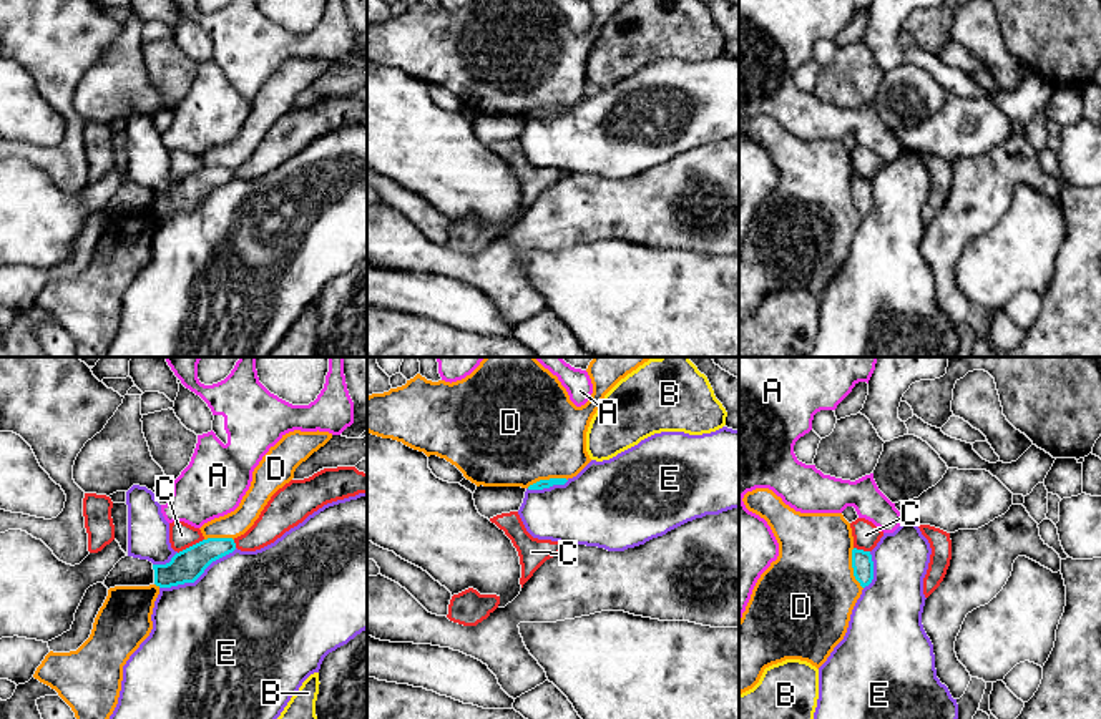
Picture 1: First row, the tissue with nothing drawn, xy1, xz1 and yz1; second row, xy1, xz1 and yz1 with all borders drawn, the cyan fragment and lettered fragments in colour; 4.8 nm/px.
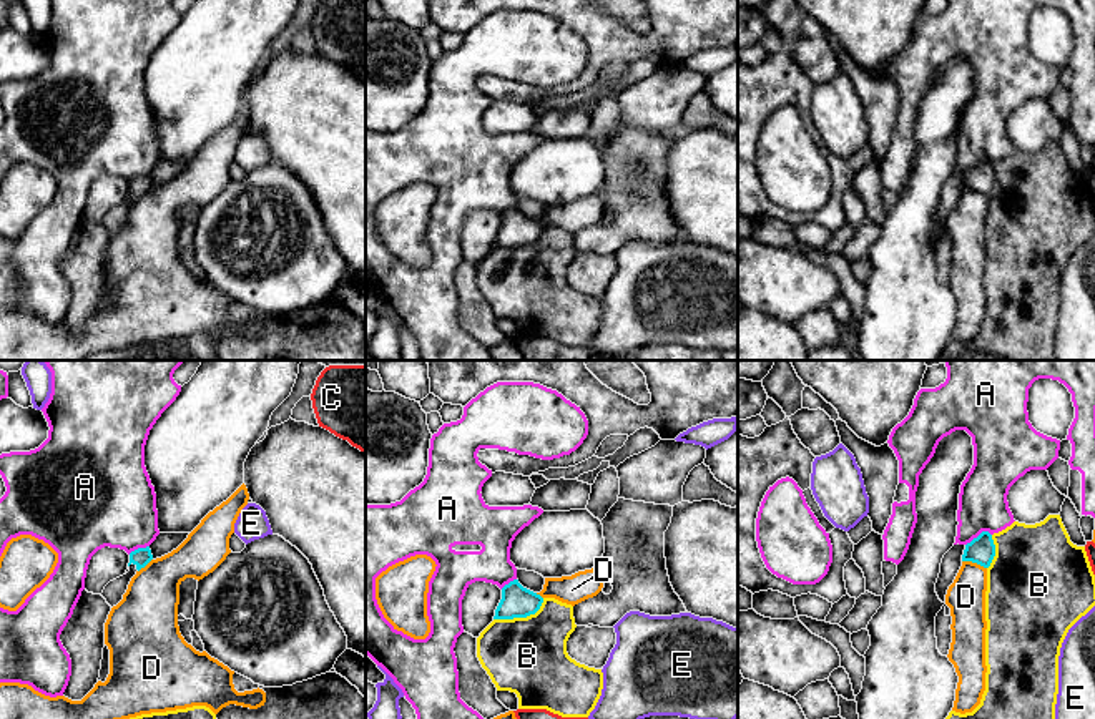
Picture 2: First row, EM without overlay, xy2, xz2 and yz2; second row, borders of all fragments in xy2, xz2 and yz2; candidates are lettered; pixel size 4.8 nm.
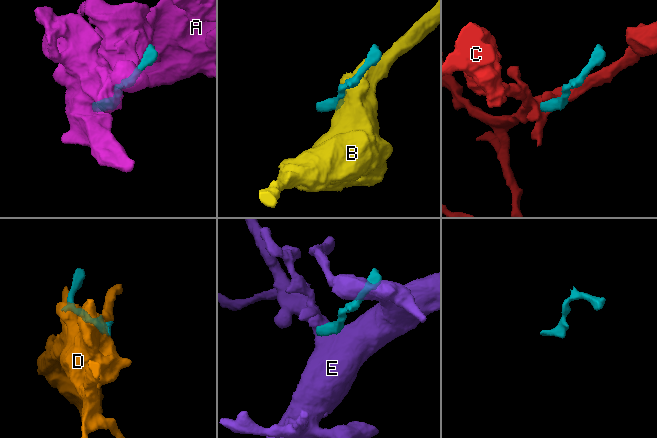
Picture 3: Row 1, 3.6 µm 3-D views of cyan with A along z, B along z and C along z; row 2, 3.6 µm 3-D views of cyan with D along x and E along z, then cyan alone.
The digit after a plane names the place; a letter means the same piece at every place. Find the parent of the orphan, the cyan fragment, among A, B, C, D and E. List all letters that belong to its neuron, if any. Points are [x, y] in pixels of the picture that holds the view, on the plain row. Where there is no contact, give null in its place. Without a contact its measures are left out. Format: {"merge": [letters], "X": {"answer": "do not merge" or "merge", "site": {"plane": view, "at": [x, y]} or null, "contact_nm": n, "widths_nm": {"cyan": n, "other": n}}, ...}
{"merge": [], "A": {"answer": "do not merge", "site": {"plane": "yz2", "at": [979, 163]}, "contact_nm": 140, "widths_nm": {"cyan": 140, "other": 240}}, "B": {"answer": "do not merge", "site": {"plane": "xz2", "at": [520, 244]}, "contact_nm": 260, "widths_nm": {"cyan": 160, "other": 380}}, "C": {"answer": "do not merge", "site": {"plane": "xy1", "at": [190, 175]}, "contact_nm": 150, "widths_nm": {"cyan": 160, "other": 130}}, "D": {"answer": "do not merge", "site": {"plane": "xz1", "at": [547, 108]}, "contact_nm": 200, "widths_nm": {"cyan": 50, "other": 480}}, "E": {"answer": "do not merge", "site": {"plane": "xy1", "at": [198, 205]}, "contact_nm": 420, "widths_nm": {"cyan": 160, "other": 500}}}

